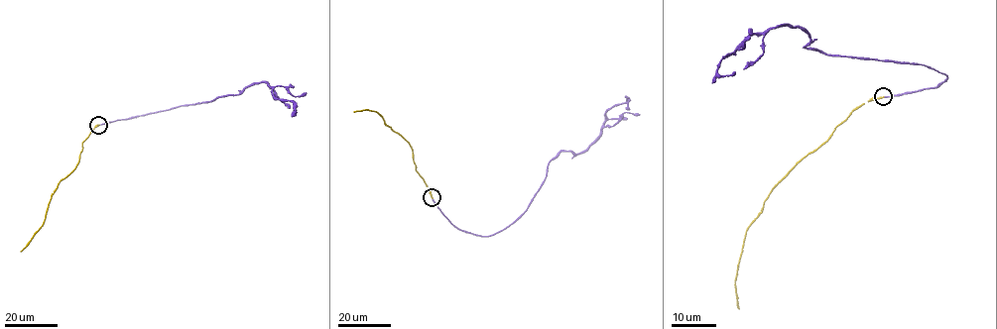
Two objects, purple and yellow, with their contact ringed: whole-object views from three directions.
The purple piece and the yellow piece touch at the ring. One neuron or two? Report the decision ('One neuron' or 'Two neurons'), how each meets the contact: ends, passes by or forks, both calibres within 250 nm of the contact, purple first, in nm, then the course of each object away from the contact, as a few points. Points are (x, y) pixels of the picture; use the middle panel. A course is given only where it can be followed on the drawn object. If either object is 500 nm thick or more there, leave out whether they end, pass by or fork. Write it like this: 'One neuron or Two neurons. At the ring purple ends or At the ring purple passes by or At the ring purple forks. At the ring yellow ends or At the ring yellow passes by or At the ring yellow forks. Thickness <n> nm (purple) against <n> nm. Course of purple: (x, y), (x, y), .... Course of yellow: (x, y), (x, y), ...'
One neuron. At the ring purple ends. At the ring yellow ends. Thickness 220 nm (purple) against 240 nm. Course of purple: (433, 198), (458, 228), (494, 234), (527, 209), (561, 151), (584, 151), (609, 109), (628, 99), (629, 110). Course of yellow: (433, 198), (416, 170), (411, 145), (385, 124), (376, 112), (354, 112)

